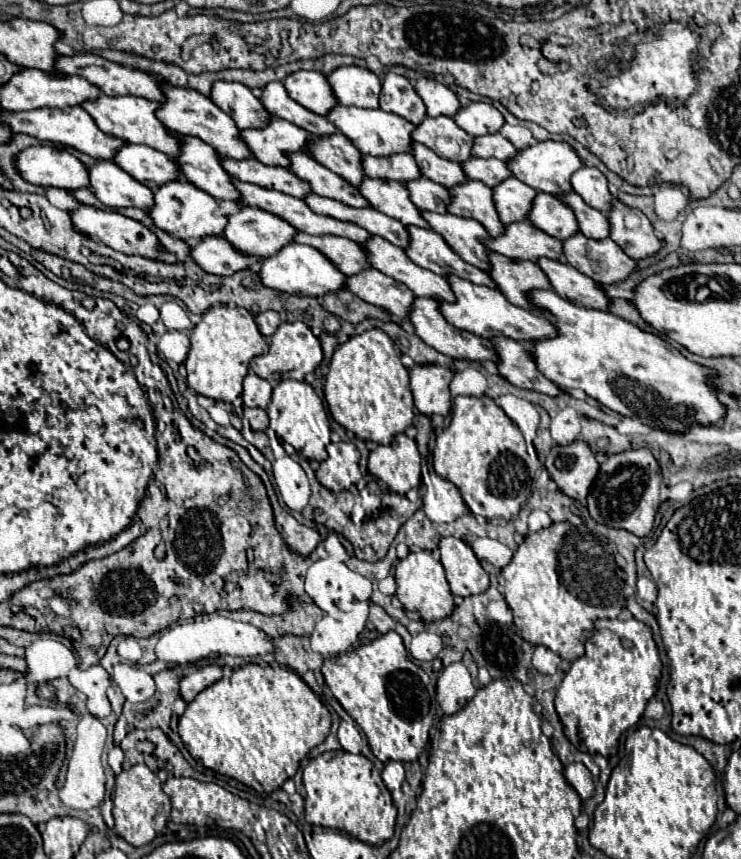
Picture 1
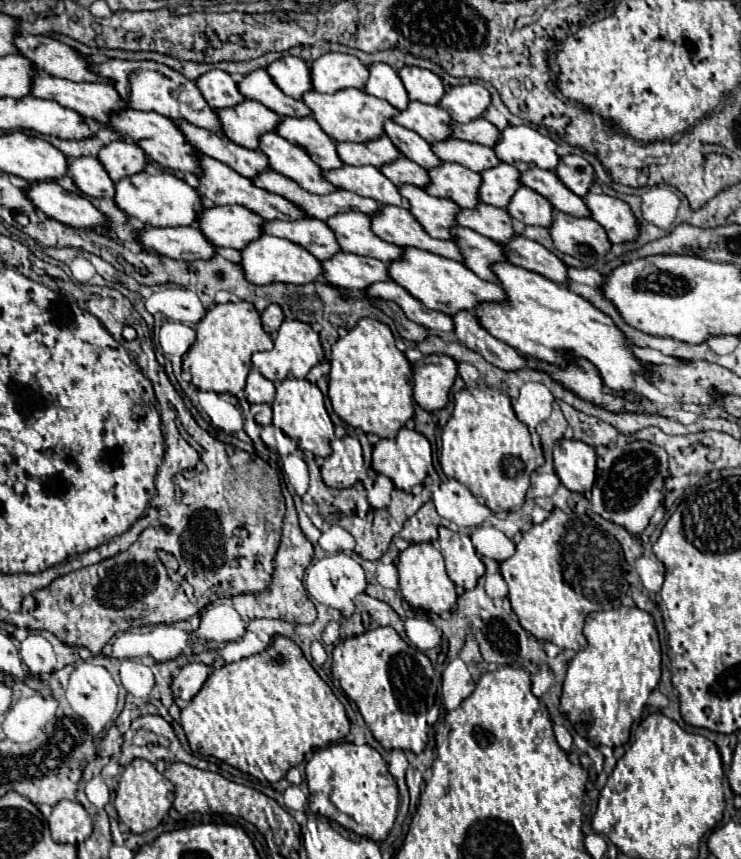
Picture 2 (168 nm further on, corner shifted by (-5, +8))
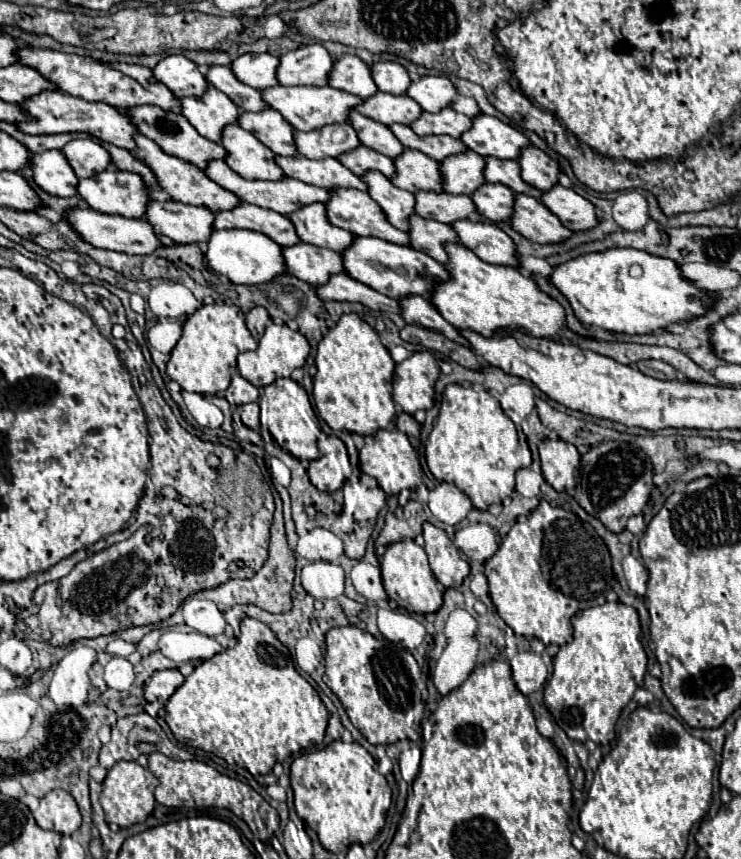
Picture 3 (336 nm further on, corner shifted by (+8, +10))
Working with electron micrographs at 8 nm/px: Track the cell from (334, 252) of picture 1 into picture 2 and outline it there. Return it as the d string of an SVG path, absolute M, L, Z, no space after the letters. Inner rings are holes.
M320 219L310 221L266 221L264 233L290 239L298 245L304 245L314 257L320 261L326 261L340 253L340 243L334 235L334 231L328 227L328 223Z

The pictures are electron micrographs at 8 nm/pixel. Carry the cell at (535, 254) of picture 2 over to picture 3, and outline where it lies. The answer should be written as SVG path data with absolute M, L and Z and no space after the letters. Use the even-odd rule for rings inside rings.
M461 219L461 221L451 223L451 227L459 235L461 245L471 249L481 261L517 267L515 245L513 245L511 237L507 237L493 223Z

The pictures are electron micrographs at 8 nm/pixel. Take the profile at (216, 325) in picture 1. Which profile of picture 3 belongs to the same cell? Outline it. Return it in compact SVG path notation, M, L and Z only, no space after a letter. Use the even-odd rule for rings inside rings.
M229 303L203 305L185 321L183 335L173 347L167 363L167 375L177 381L183 391L219 395L229 387L231 375L237 369L237 355L249 349L257 349L257 341L245 327L245 315L239 307Z

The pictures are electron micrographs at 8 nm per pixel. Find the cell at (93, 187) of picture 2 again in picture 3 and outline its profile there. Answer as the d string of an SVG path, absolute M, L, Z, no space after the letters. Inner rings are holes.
M43 151L31 155L29 167L33 171L33 181L45 193L57 197L75 197L77 195L77 177L69 167L61 151Z

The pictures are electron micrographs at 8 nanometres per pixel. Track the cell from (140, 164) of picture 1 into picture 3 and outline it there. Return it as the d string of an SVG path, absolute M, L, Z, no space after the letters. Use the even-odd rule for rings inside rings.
M73 139L61 149L61 153L77 177L97 175L111 163L109 153L91 139Z

